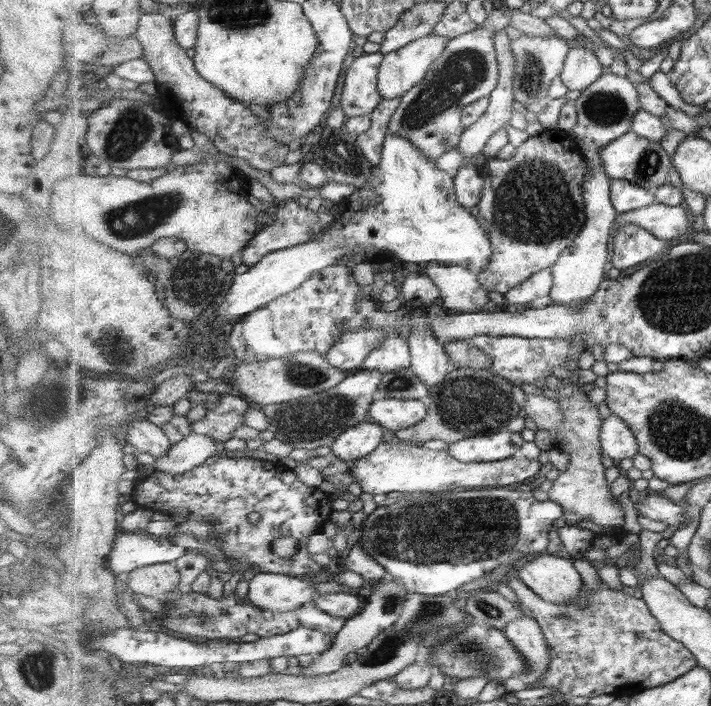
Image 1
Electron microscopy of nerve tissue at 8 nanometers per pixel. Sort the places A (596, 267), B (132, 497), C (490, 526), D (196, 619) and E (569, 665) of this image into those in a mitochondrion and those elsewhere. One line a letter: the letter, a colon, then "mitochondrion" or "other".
A: other
B: other
C: mitochondrion
D: mitochondrion
E: other

